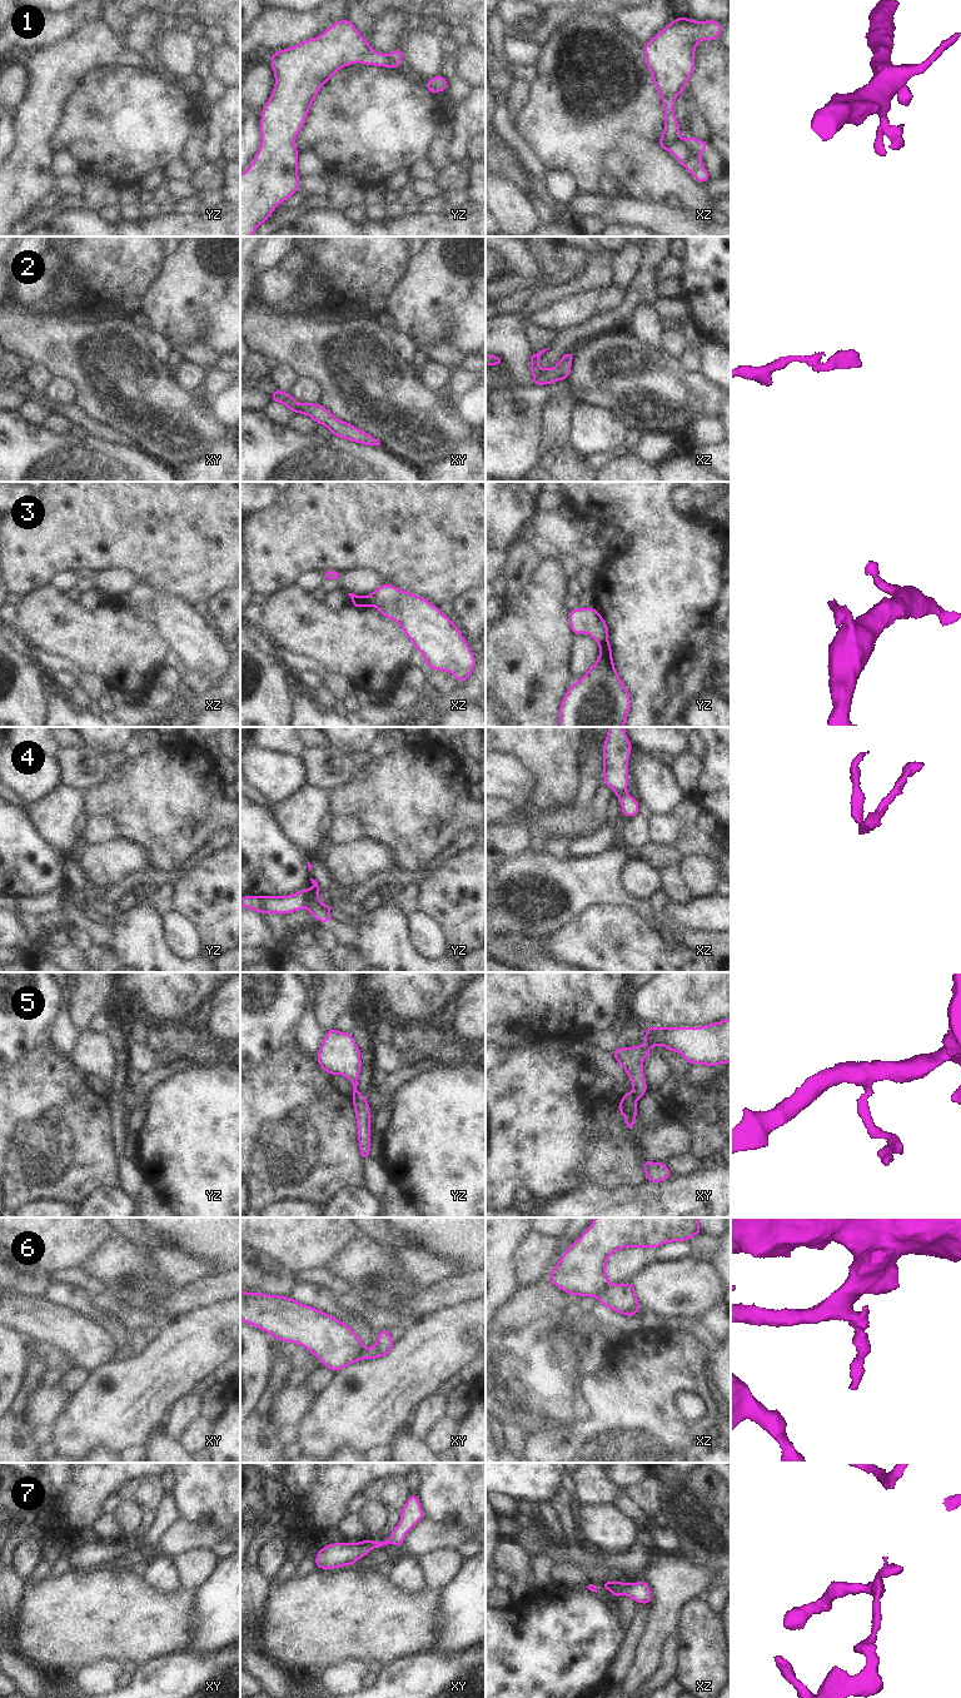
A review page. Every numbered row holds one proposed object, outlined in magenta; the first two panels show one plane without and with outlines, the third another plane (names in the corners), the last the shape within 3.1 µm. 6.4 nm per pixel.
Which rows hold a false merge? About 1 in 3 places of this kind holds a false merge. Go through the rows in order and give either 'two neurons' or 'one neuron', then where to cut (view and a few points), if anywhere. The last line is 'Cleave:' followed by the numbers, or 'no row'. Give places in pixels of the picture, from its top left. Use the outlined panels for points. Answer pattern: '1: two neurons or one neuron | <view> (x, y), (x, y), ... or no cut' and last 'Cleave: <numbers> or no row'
1: two neurons | xz (680, 138), (671, 142), (666, 150)
2: two neurons | xz (547, 369), (541, 374), (533, 376)
3: two neurons | yz (607, 642), (599, 646)
4: two neurons | yz (308, 890), (308, 900), (304, 906)
5: two neurons | xy (631, 1093), (636, 1100)
6: two neurons | xz (611, 1284), (598, 1298)
7: one neuron | no cut
Cleave: 1, 2, 3, 4, 5, 6

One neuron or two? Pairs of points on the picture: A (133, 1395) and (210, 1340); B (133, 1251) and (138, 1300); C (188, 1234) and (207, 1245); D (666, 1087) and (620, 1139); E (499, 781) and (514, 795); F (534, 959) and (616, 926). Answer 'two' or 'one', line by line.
A: one
B: one
C: one
D: two
E: one
F: two

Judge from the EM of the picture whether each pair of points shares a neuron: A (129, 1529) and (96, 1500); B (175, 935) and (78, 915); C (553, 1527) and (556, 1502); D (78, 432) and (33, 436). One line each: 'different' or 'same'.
A: different
B: different
C: different
D: different

